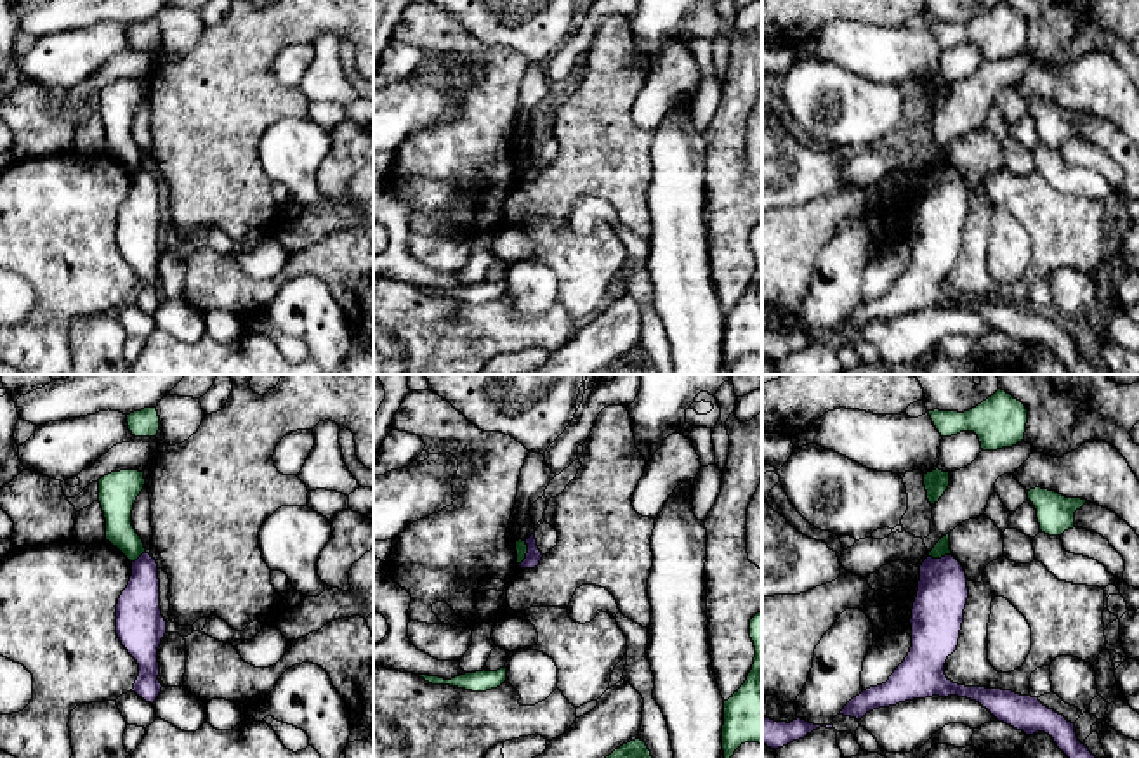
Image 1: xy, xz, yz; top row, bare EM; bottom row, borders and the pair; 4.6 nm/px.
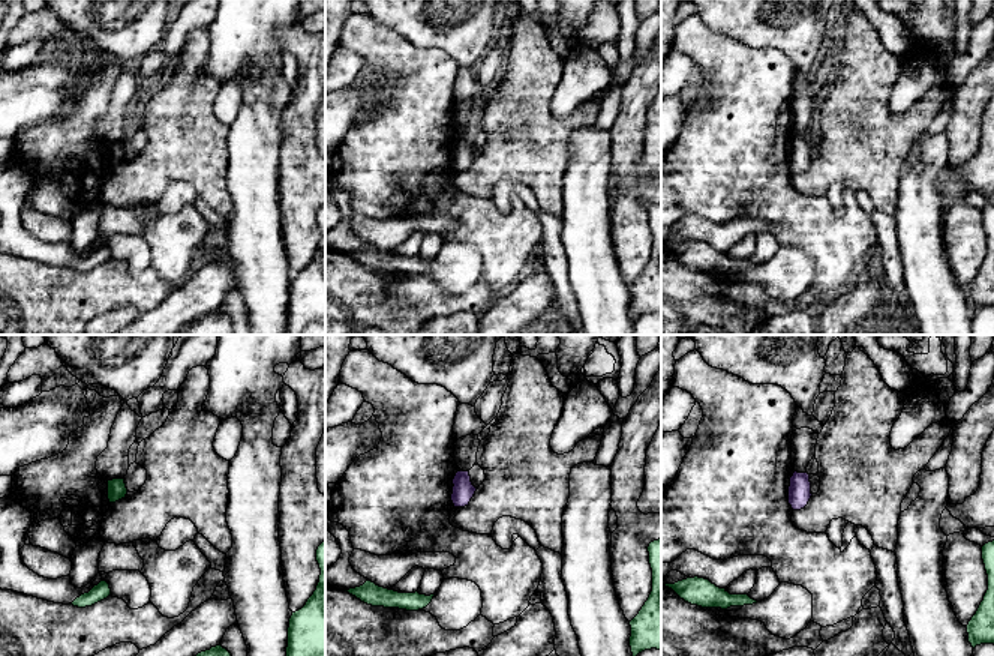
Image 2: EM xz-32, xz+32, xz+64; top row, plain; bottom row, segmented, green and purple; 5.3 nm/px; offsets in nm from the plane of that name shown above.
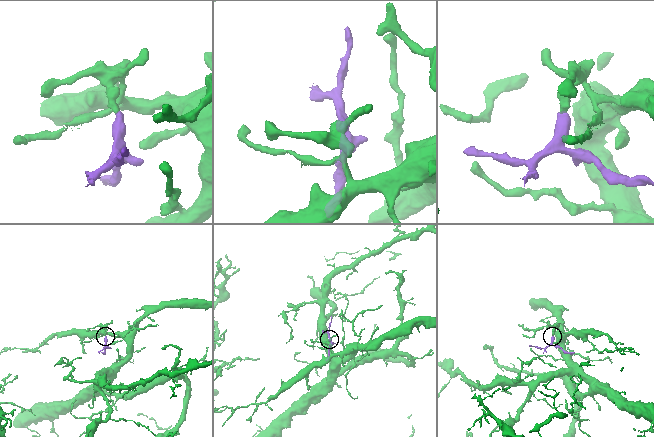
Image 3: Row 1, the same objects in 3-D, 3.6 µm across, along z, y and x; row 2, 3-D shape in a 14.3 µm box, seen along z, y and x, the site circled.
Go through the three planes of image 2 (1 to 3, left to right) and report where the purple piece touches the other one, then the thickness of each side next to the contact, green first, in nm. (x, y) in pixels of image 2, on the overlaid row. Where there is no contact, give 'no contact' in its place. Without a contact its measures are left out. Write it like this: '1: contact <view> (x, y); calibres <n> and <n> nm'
1: no contact
2: no contact
3: no contact

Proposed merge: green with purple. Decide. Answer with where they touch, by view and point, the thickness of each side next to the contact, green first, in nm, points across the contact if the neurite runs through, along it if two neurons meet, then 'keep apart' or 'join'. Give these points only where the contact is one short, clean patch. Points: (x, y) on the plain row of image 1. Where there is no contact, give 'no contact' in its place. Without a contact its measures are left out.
meets green in xz at (526, 163); 60 nm thick on the green side, 70 nm on the other; border along xz (526, 153), (526, 169), (520, 176); keep apart

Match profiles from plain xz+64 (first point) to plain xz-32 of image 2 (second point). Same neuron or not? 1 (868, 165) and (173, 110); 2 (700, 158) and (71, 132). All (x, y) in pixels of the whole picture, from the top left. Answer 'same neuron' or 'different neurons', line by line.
1: same neuron
2: same neuron

